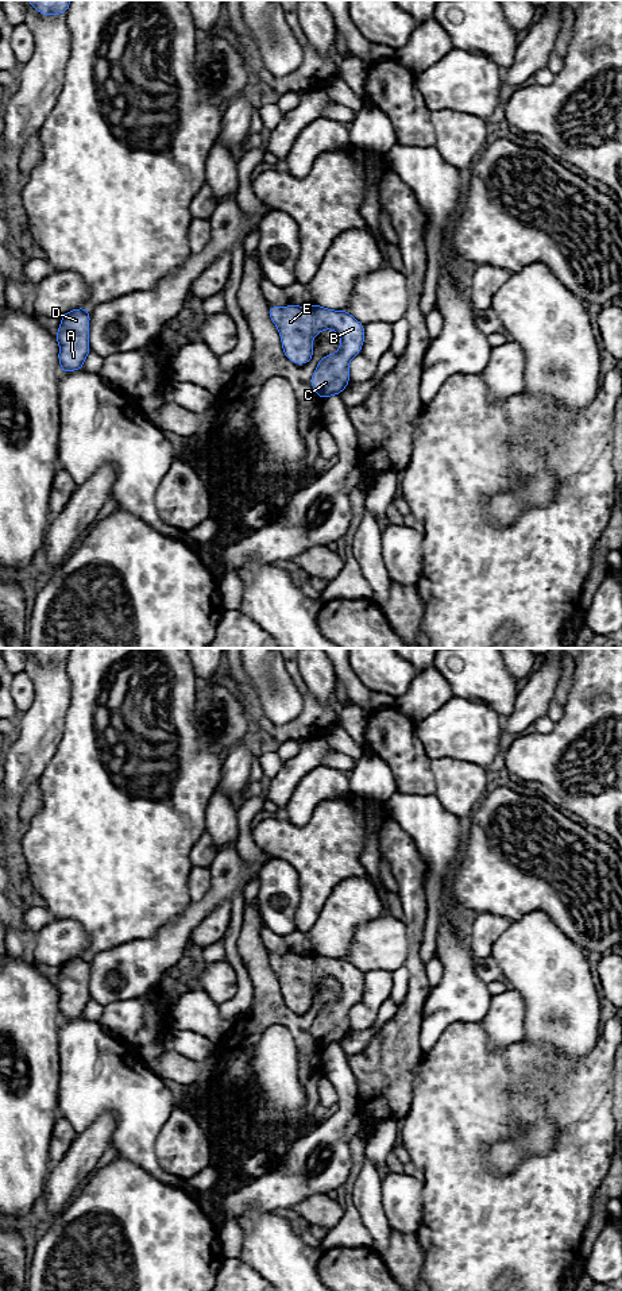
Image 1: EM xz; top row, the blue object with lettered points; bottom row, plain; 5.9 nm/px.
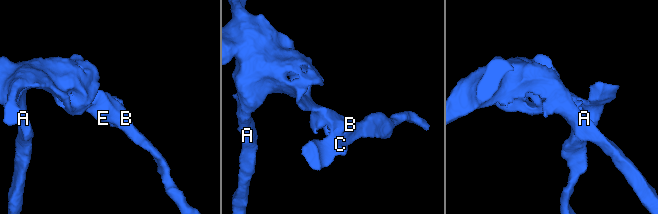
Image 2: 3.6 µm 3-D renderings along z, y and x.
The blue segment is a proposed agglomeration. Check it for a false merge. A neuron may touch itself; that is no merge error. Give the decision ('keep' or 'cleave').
keep

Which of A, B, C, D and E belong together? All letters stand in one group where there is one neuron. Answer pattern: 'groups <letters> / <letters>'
groups A B C D E

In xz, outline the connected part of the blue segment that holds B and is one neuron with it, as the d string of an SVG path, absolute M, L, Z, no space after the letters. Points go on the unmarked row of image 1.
M316 952L270 955L268 963L282 987L282 999L295 1013L305 1013L313 1006L312 986L322 978L340 983L337 1001L325 1003L309 1029L321 1048L340 1043L349 1032L348 1011L362 999L364 974L345 957L333 959Z

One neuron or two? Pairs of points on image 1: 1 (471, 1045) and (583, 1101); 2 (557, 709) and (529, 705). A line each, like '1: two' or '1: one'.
1: one
2: two

